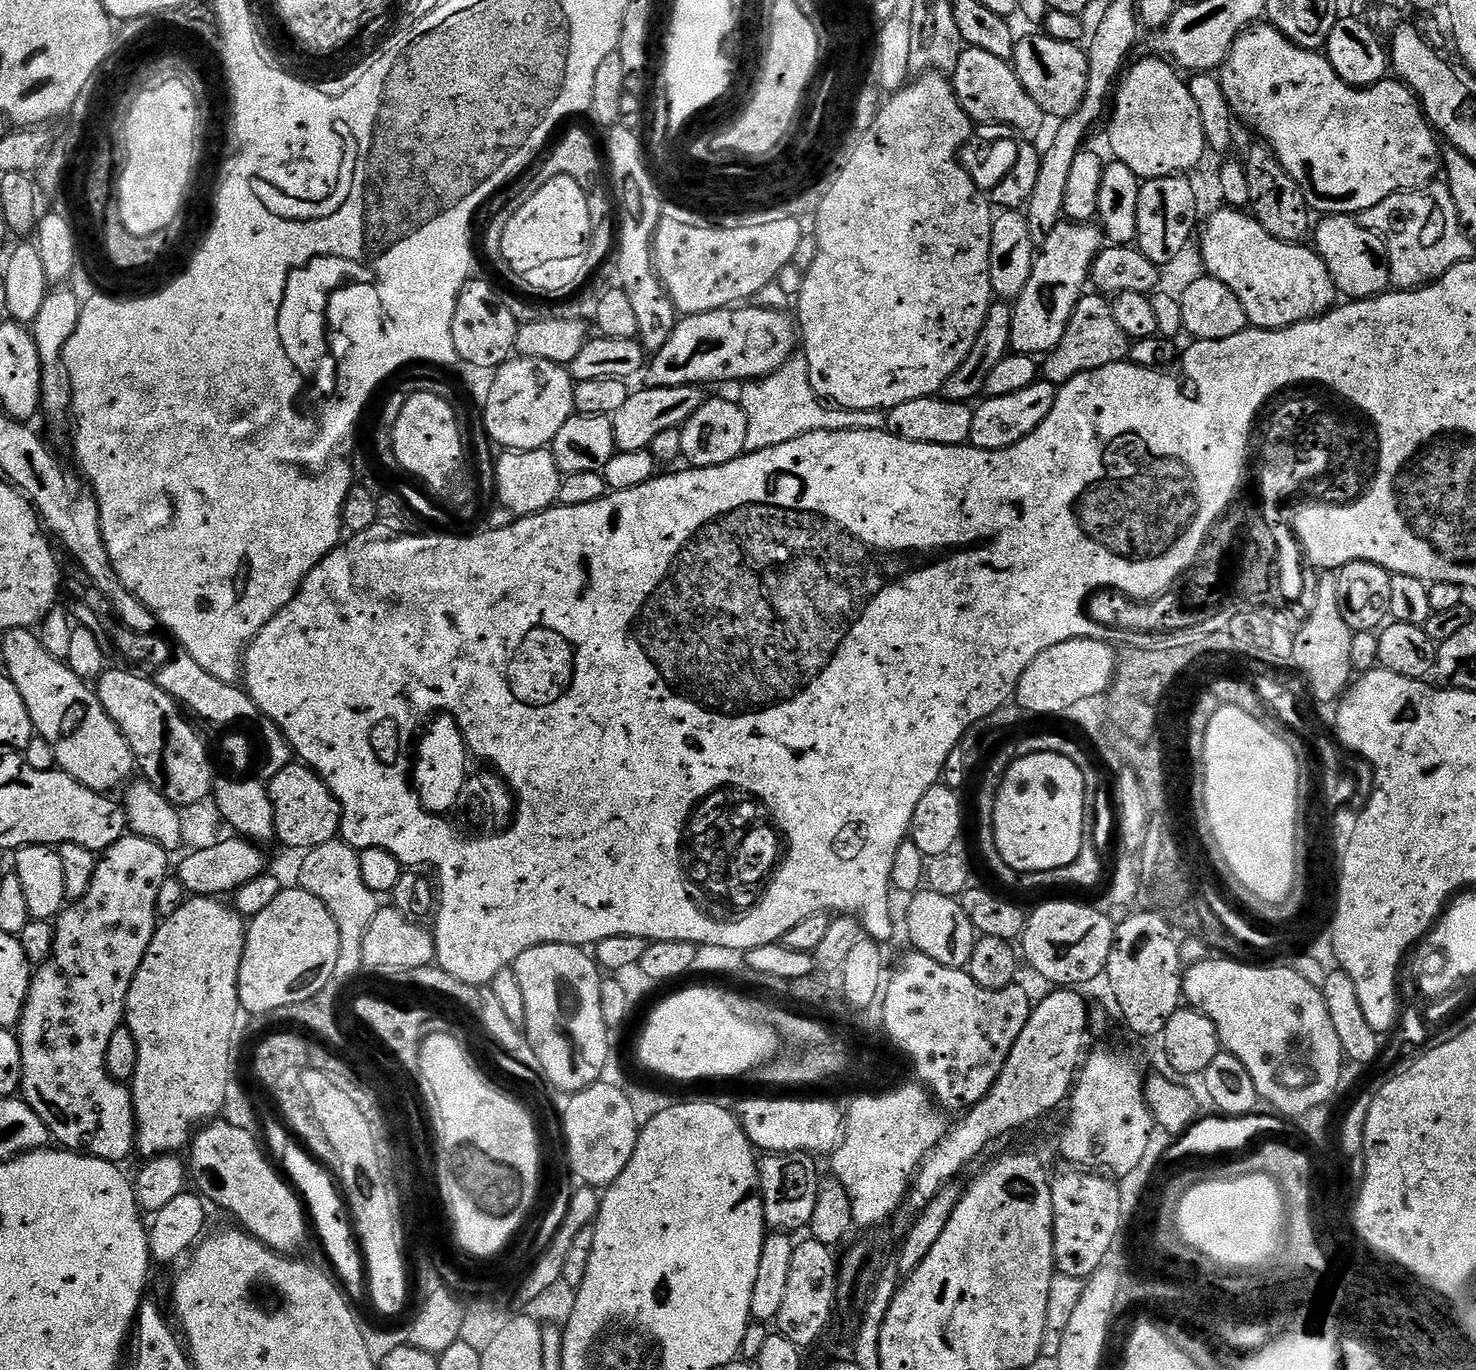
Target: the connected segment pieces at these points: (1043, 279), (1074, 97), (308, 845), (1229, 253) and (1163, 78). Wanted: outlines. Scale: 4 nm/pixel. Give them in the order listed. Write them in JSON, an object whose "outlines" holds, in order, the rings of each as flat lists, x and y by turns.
{"outlines":[[[1061,222,1054,226,1050,238,1046,238,1046,242,1039,245,1036,261,1032,263,1030,282,1026,282,1022,294,1014,301,1011,346,1013,353,1040,358,1053,352,1058,342,1062,342,1062,334,1066,334,1066,326,1081,296,1085,295,1089,287,1092,263,1096,261,1096,256,1105,244,1106,237,1095,223]],[[1047,34,1021,35,1016,41,1011,63,1015,67,1026,94,1030,94,1034,102,1038,102,1045,117,1063,118,1074,114,1074,110,1082,106,1088,77,1088,53,1079,43,1056,41]],[[300,762,287,764,267,785,273,803,275,839,288,848,309,850,330,843,340,834,340,803,311,768]],[[1224,206,1213,211,1208,217,1210,217,1208,225,1205,226,1204,233,1202,233,1203,228,1199,233,1201,236,1198,242,1203,271,1218,282,1230,286,1230,290,1234,290,1238,302,1242,302,1242,310,1246,310,1246,318,1251,327,1289,328,1332,311,1337,303,1338,293,1330,278,1330,270,1326,270,1326,262,1322,262,1319,252,1303,243,1287,244,1281,240,1275,240,1244,210,1233,210]],[[1149,55,1123,73,1107,121,1108,144,1116,155,1113,157,1130,166,1141,181,1191,173,1206,151,1198,105,1185,77,1180,77,1181,73,1167,59]]]}

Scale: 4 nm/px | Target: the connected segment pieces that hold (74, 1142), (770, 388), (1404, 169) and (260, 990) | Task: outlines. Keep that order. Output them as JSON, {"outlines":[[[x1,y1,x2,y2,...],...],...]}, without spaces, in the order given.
{"outlines":[[[125,834,121,836,118,842,114,842,114,846,106,849,97,859,94,878,90,882,86,894,77,904,68,904,64,911,56,917,52,956,45,964,41,964,35,969,32,977,30,994,26,998,24,1013,18,1025,18,1035,22,1046,20,1092,24,1101,30,1106,30,1110,34,1110,34,1114,38,1114,38,1118,42,1118,42,1122,48,1127,49,1137,61,1149,79,1152,86,1156,96,1156,99,1160,111,1160,113,1162,121,1162,120,1160,126,1159,128,1155,133,1155,136,1146,136,1111,132,1105,132,1094,125,1085,118,1083,114,1078,110,1078,110,1074,106,1070,106,1046,110,1046,110,1037,114,1035,114,1030,118,1030,125,1023,124,1007,126,1006,126,998,130,994,130,982,134,982,134,974,138,974,138,966,142,966,142,958,146,958,146,950,156,933,158,927,158,915,156,913,158,894,159,890,162,889,164,880,170,876,168,860,170,860,170,854,156,841,150,841,133,834]],[[793,354,786,363,778,366,778,370,774,370,774,374,763,376,761,380,745,383,741,388,744,389,740,392,738,403,746,414,745,453,782,446,782,442,790,442,802,434,811,432,853,432,854,430,882,432,888,427,888,417,884,412,849,412,847,408,837,408,822,402,812,389,808,363,802,354]],[[1260,22,1240,33,1229,50,1223,67,1219,69,1218,79,1229,100,1229,106,1232,107,1233,117,1239,123,1241,120,1242,123,1249,124,1264,139,1261,141,1272,149,1278,162,1286,170,1286,174,1290,174,1290,178,1294,178,1294,182,1302,190,1308,207,1313,213,1320,212,1319,214,1324,216,1355,217,1359,213,1378,206,1378,202,1382,202,1394,194,1415,192,1418,188,1427,188,1441,175,1442,148,1441,145,1436,145,1437,133,1429,124,1417,95,1405,83,1396,78,1385,78,1377,84,1369,84,1366,88,1357,88,1354,84,1347,84,1334,70,1327,55,1311,48,1299,48,1293,40,1287,40,1277,28,1272,27,1271,23]],[[285,887,278,894,278,898,274,898,274,902,270,902,270,906,266,906,266,910,262,910,257,916,251,917,250,923,247,925,244,938,244,953,242,954,242,962,238,970,238,998,240,999,241,1009,245,1013,249,1012,252,1016,264,1016,267,1012,278,1014,286,1006,294,1006,295,1004,301,1006,307,1005,308,1001,313,1000,314,997,321,995,325,991,324,987,329,987,332,984,332,975,338,966,339,949,340,939,338,938,338,926,334,926,334,918,330,914,330,910,326,910,324,903,302,887]]]}

